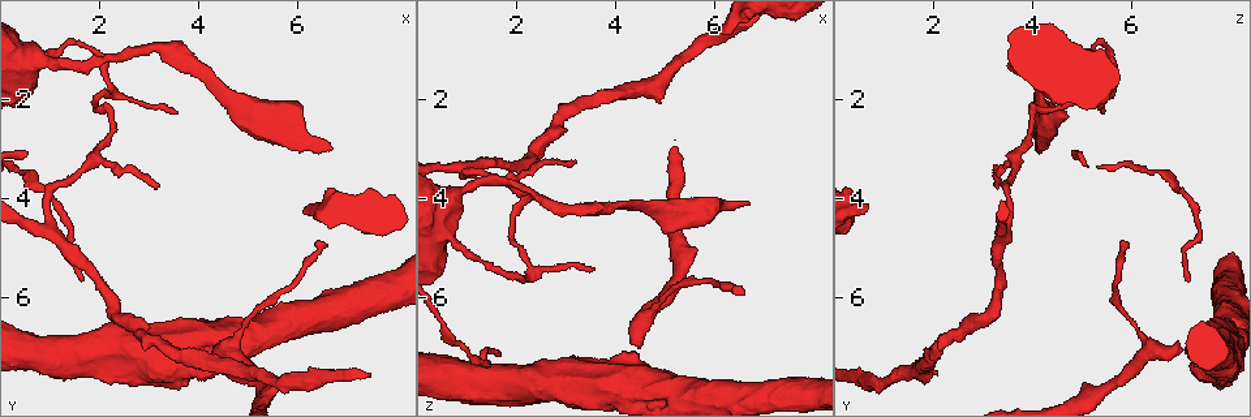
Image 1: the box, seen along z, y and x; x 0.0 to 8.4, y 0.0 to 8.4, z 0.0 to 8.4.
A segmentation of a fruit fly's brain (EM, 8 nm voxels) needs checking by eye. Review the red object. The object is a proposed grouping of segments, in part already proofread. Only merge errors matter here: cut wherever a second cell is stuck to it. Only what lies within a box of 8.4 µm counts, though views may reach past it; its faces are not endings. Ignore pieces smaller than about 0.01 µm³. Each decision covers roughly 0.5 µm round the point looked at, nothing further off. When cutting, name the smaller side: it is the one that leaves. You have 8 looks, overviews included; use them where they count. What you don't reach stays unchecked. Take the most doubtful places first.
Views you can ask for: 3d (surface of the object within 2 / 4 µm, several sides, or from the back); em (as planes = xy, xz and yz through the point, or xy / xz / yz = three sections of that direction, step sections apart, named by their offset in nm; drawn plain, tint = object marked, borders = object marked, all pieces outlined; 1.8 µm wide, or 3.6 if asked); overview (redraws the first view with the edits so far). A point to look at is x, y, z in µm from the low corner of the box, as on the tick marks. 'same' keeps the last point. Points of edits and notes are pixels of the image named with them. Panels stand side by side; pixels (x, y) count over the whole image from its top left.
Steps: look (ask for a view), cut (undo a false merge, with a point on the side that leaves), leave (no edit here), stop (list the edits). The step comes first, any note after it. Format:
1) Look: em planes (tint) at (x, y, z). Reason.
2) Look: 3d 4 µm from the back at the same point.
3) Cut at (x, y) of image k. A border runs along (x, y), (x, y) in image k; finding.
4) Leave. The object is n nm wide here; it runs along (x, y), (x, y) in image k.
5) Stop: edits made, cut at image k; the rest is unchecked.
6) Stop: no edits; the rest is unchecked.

Look: 3d 4 µm from the back at (1.00, 4.60, 3.50). Sudden change in width.

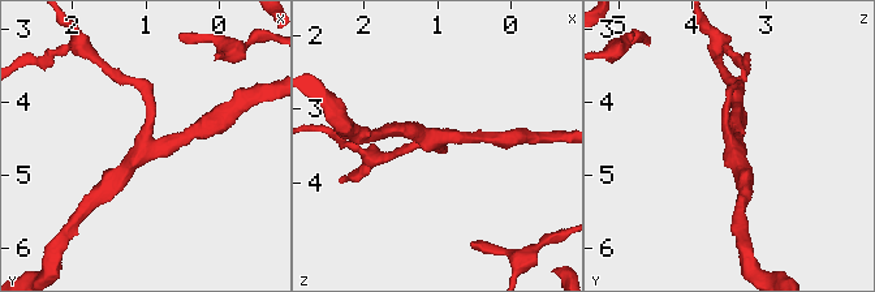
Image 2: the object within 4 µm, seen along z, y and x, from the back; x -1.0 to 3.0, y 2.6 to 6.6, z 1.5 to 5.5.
Look: em xy step 4 (tint) at (0.95, 4.60, 3.45). 3 arms meet here.

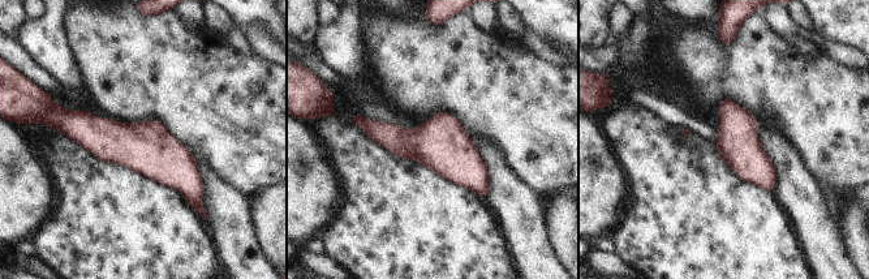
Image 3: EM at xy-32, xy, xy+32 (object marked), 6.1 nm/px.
Look: em planes (borders) at the same point.

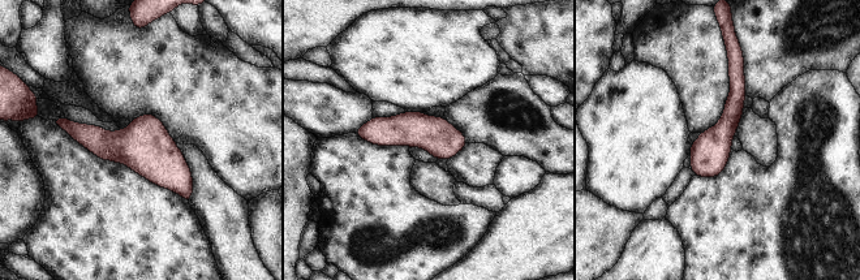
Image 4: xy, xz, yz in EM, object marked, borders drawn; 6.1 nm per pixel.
Leave. The object is 220 nm wide here; one cell here.

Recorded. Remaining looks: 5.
Look: em xy step 8 (tint) at (2.35, 1.90, 5.55). Sharp bend.

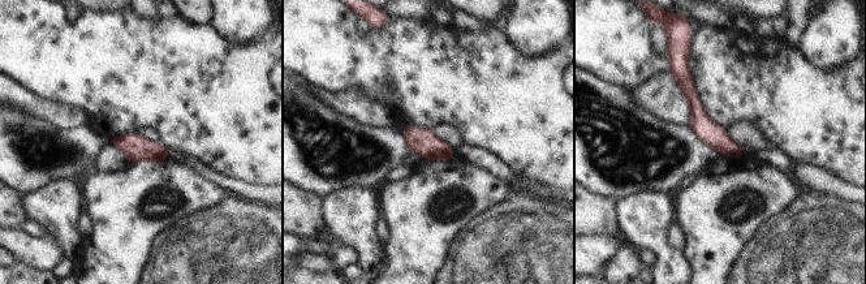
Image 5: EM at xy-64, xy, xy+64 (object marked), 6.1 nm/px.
Look: em planes (borders) at the same point. Another direction.

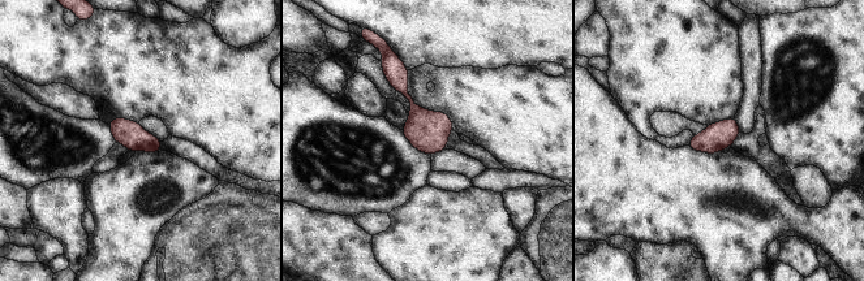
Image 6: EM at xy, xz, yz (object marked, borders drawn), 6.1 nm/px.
Leave. Continuous, no second cell.

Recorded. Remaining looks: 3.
Look: 3d 4 µm at (5.85, 5.85, 5.70).

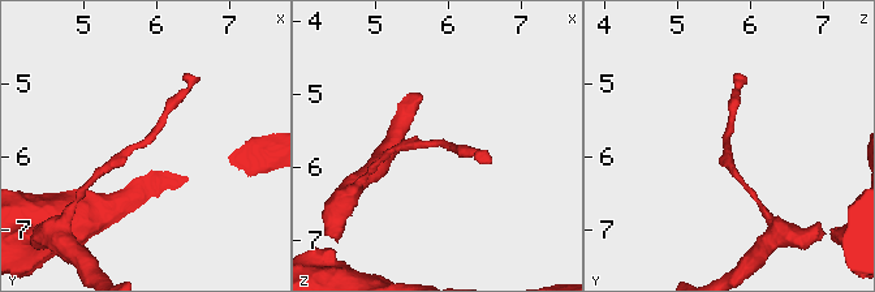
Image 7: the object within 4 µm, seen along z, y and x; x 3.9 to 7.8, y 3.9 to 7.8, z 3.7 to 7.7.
Look: em yz step 16 (tint) at (5.80, 5.80, 5.65).

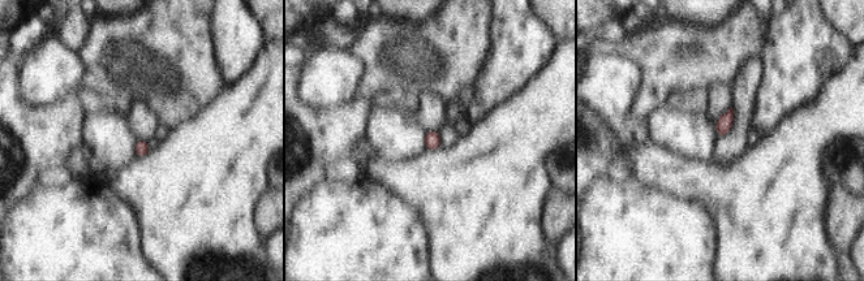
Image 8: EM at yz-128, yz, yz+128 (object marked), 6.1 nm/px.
Look: em planes (borders) at the same point. Cut it another way.

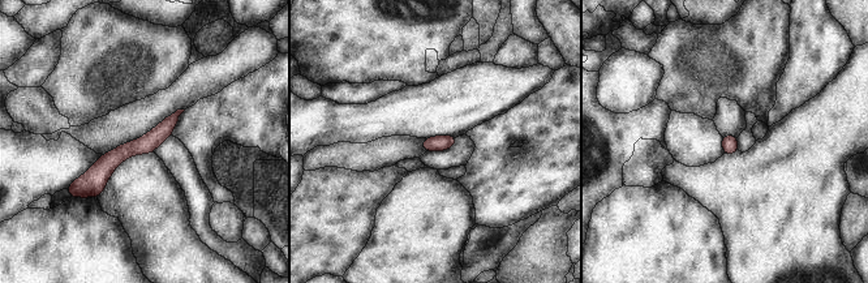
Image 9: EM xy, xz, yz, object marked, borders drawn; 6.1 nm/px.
Leave. One cell here.

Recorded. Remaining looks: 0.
Stop: no edits; the rest is unchecked.

